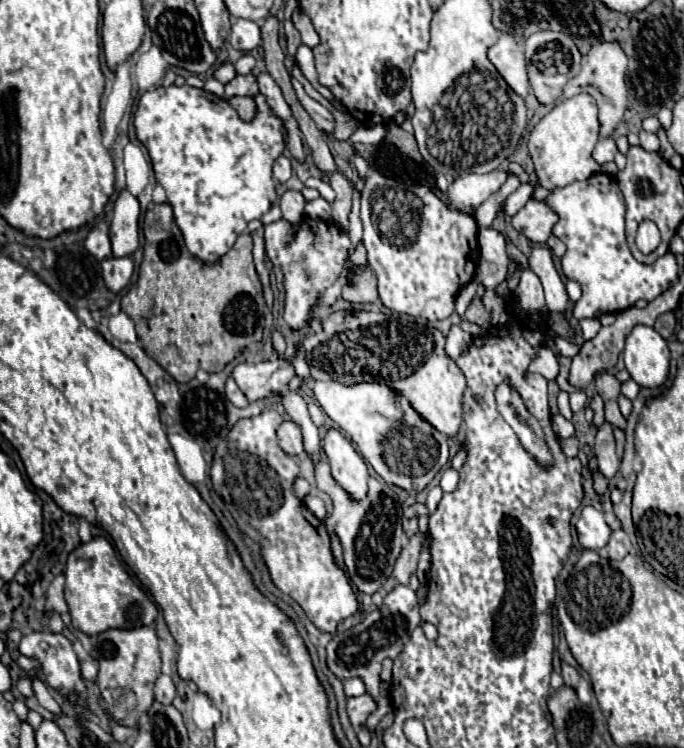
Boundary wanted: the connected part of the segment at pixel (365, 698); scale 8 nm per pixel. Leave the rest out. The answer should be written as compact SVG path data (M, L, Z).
M365 692L363 696L357 696L357 698L349 698L349 702L347 702L347 712L349 712L349 718L351 718L351 724L353 724L353 728L359 732L361 730L361 726L365 724L365 720L367 720L367 716L371 714L371 712L375 712L377 710L377 702Z

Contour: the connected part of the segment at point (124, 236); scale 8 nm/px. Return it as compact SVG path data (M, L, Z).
M127 190L115 202L109 238L113 256L131 256L139 248L139 202Z

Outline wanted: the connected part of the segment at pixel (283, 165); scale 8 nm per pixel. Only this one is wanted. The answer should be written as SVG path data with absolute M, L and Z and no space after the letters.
M279 156L273 164L273 176L279 182L287 182L291 178L291 162L285 156Z

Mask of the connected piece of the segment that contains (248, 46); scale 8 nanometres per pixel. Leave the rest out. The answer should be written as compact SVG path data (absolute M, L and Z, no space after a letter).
M237 18L233 20L231 32L229 32L229 42L233 48L241 52L249 52L261 44L261 28L253 20Z

